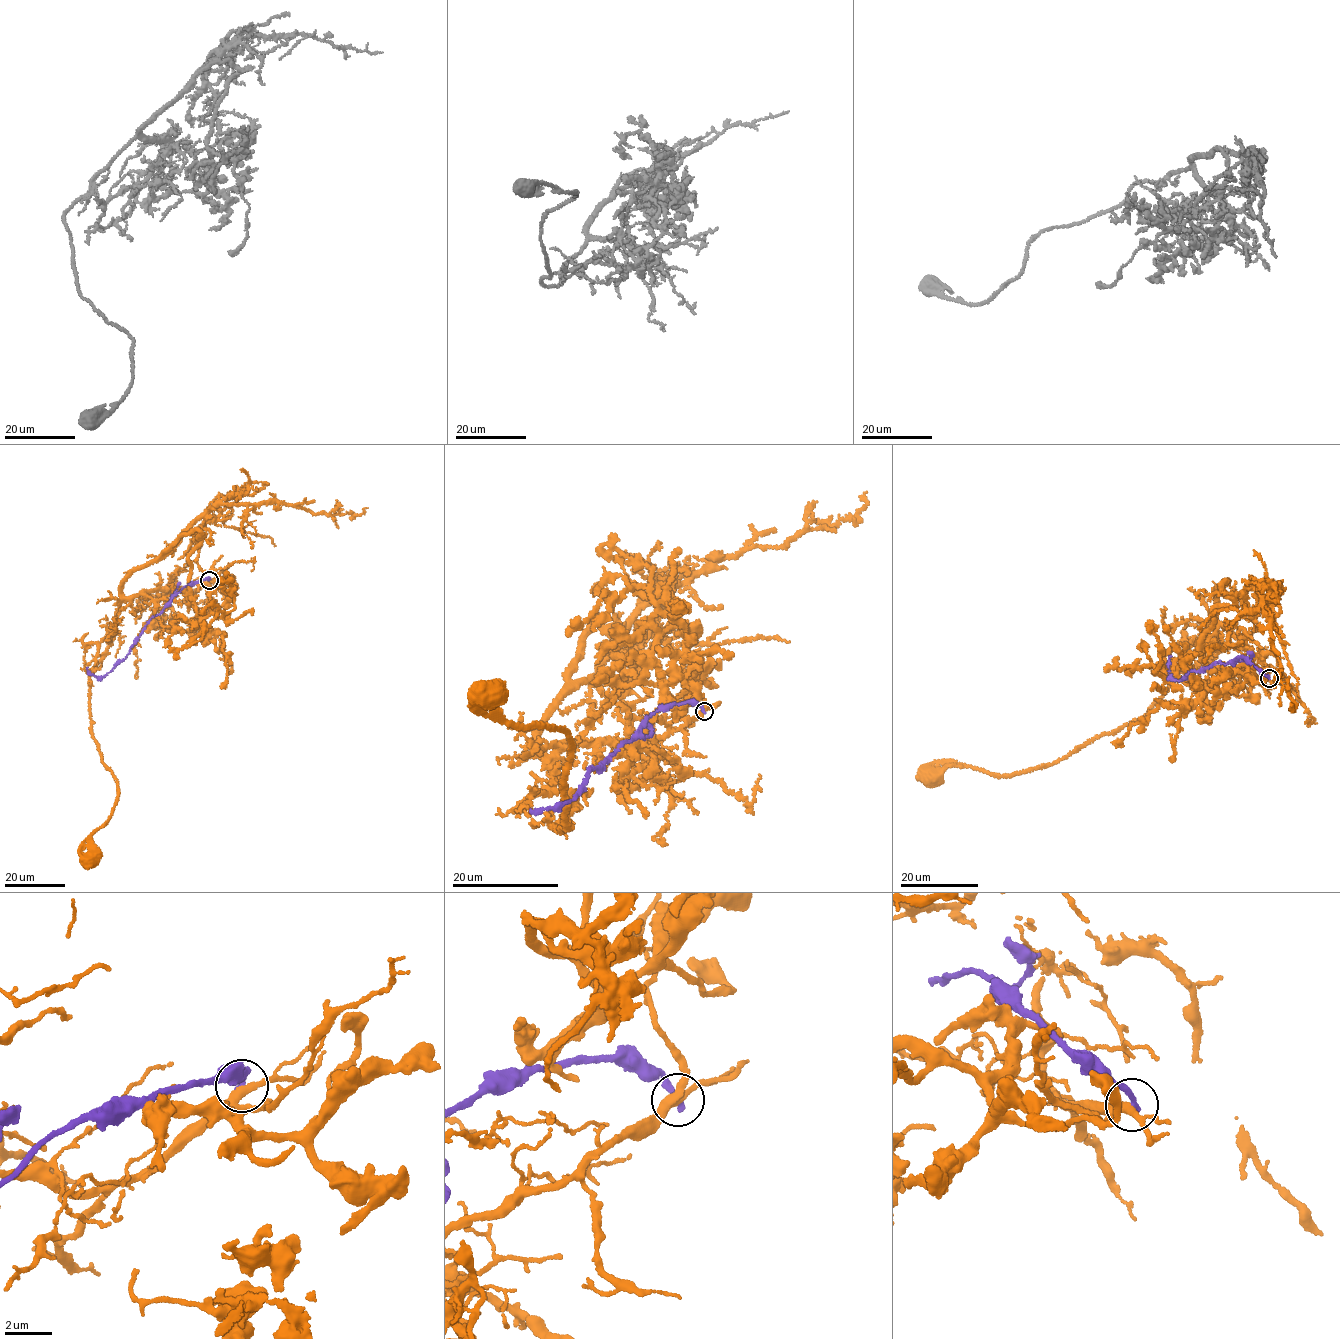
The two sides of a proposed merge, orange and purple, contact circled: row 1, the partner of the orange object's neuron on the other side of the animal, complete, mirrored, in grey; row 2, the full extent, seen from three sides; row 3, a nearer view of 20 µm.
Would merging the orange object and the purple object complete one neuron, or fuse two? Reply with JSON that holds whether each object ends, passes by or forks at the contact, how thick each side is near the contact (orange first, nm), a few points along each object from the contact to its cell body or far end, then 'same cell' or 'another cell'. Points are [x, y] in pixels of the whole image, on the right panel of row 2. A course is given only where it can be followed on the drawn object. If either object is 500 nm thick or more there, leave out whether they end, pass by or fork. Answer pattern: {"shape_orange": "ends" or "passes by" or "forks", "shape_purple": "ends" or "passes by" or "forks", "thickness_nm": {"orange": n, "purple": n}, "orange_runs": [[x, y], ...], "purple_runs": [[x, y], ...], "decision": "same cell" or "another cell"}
{"shape_orange": "forks", "shape_purple": "ends", "thickness_nm": {"orange": 280, "purple": 320}, "orange_runs": [[1269, 679], [1214, 615], [1215, 650], [1146, 715], [1014, 775], [931, 775]], "purple_runs": [[1269, 679], [1243, 656], [1225, 664], [1218, 662], [1193, 670], [1178, 680], [1171, 679], [1168, 671], [1170, 655]], "decision": "another cell"}

